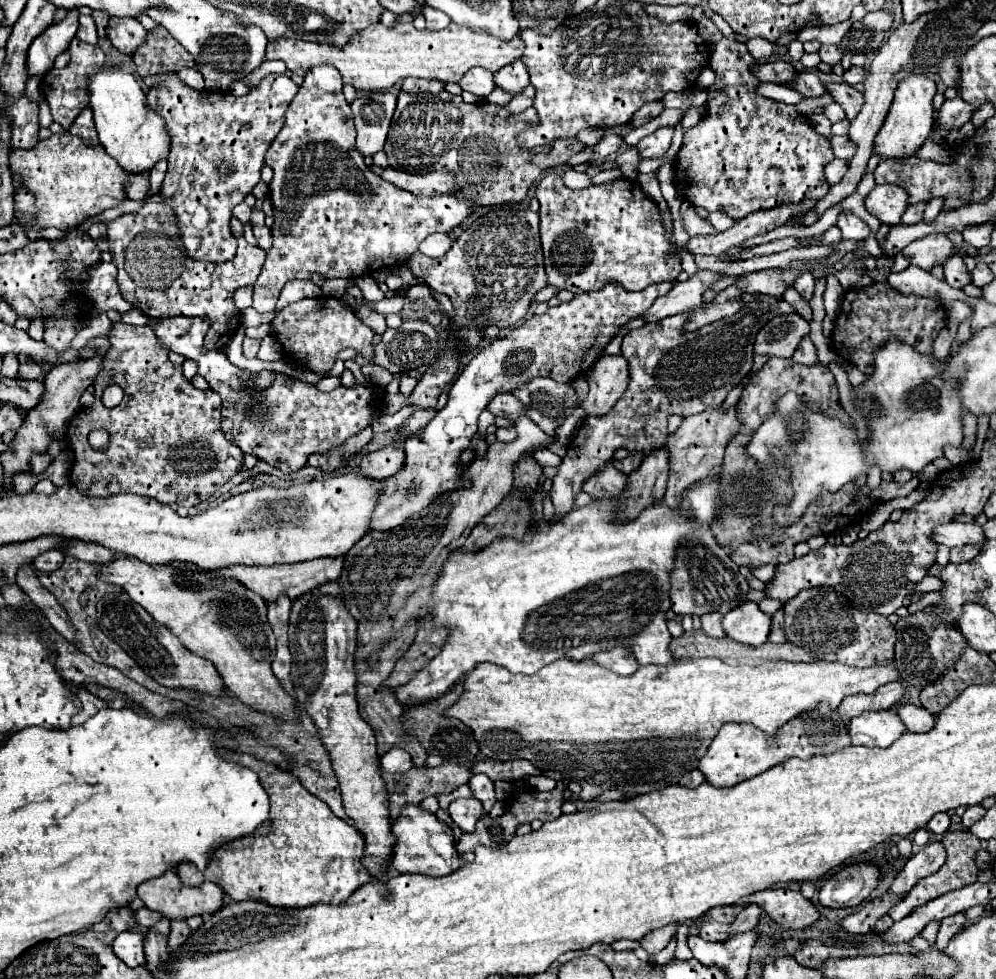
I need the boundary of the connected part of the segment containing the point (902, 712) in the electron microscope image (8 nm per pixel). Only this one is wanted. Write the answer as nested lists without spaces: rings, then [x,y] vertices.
[[[916,705],[898,707],[898,715],[900,715],[902,723],[908,727],[908,731],[912,731],[912,733],[928,733],[936,721],[934,713],[926,711],[924,707],[916,707]]]

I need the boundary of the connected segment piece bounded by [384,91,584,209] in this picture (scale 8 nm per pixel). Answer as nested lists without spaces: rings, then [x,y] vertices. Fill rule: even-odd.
[[[446,91],[432,95],[432,93],[398,93],[396,103],[396,117],[392,117],[392,129],[388,131],[388,141],[384,145],[384,153],[390,161],[392,169],[406,171],[406,173],[430,173],[430,171],[448,171],[456,177],[460,189],[456,189],[456,197],[476,197],[476,209],[488,205],[504,205],[504,203],[522,203],[528,195],[528,189],[534,181],[550,167],[568,165],[570,157],[580,153],[584,145],[578,139],[560,139],[550,141],[548,145],[540,145],[536,149],[520,149],[516,145],[518,133],[536,125],[538,113],[534,107],[526,109],[520,115],[510,115],[506,107],[492,105],[492,103],[474,103],[468,105],[462,97],[454,97]]]

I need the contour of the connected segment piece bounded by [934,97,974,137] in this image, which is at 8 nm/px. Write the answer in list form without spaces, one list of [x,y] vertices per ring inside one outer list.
[[[948,99],[944,101],[942,109],[940,109],[940,117],[938,121],[934,121],[934,127],[940,125],[940,135],[946,137],[952,129],[960,129],[964,123],[968,123],[972,119],[972,105],[968,105],[962,99]]]

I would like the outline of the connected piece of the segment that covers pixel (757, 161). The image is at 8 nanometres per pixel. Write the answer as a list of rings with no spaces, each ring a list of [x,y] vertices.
[[[722,37],[712,47],[710,67],[716,73],[716,81],[708,87],[706,113],[684,133],[684,143],[674,161],[676,181],[686,185],[686,199],[694,207],[704,207],[706,211],[724,211],[734,219],[744,219],[746,215],[772,209],[782,203],[798,203],[802,199],[822,199],[830,185],[824,177],[824,167],[834,159],[830,139],[816,133],[808,117],[798,113],[794,105],[766,99],[756,93],[760,81],[752,75],[750,67],[754,57],[742,43]]]

